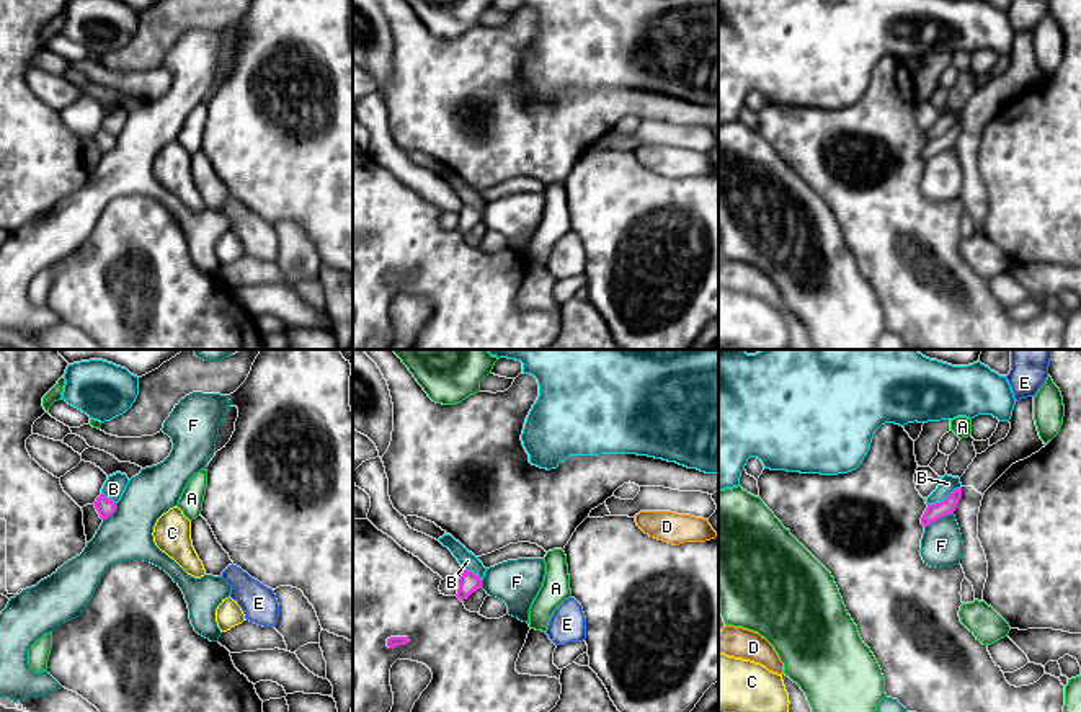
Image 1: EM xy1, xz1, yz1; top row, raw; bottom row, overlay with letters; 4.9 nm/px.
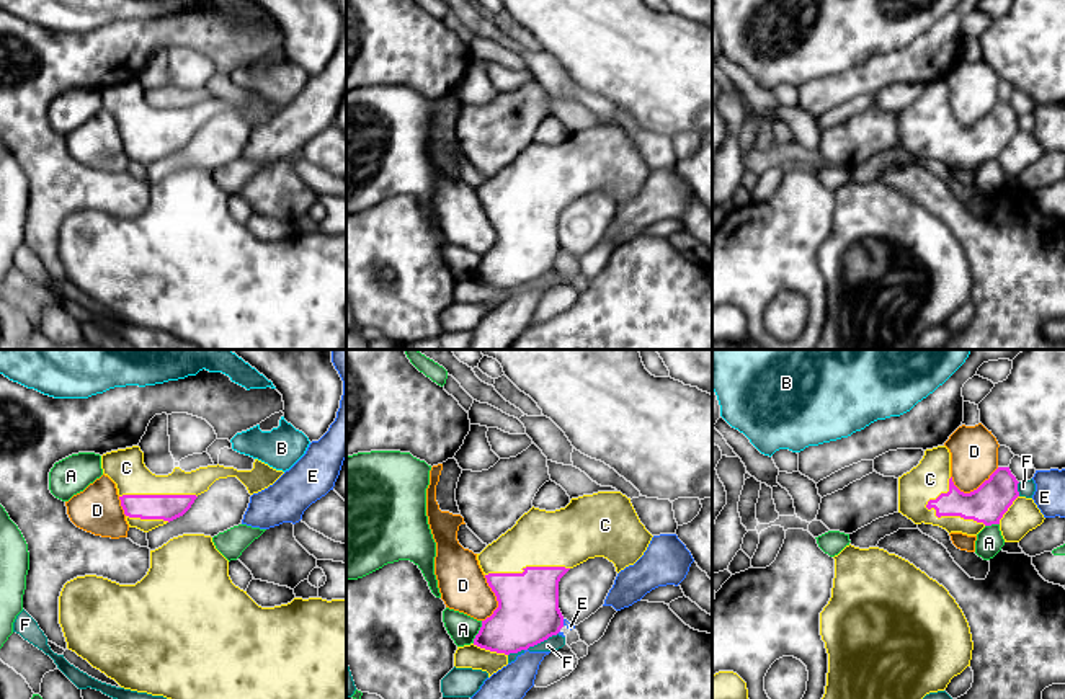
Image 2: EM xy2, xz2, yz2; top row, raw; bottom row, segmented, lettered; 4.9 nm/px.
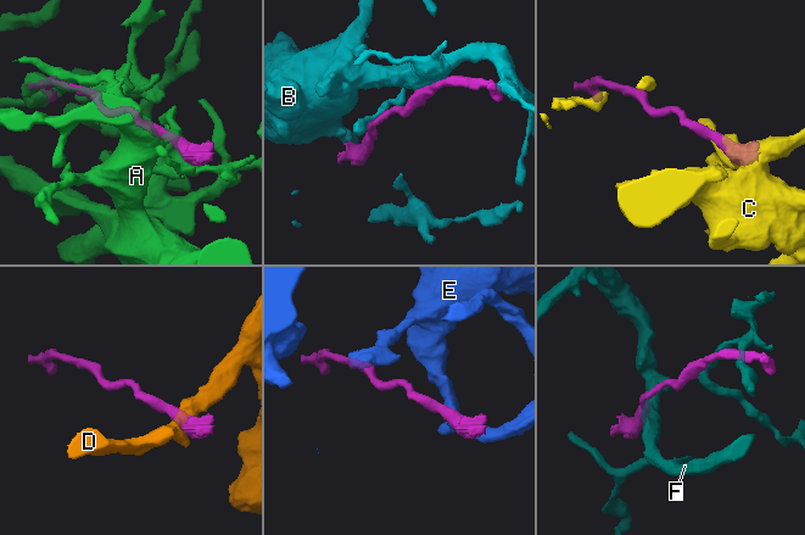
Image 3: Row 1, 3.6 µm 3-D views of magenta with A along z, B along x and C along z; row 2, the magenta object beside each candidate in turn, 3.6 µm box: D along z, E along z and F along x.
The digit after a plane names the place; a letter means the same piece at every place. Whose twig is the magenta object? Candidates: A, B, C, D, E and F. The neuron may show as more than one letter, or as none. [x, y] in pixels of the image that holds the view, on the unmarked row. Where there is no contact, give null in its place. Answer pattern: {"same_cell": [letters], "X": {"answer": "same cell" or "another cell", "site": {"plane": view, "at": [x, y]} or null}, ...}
{"same_cell": ["C"], "A": {"answer": "another cell", "site": {"plane": "xz2", "at": [479, 267]}}, "B": {"answer": "another cell", "site": {"plane": "yz1", "at": [946, 133]}}, "C": {"answer": "same cell", "site": {"plane": "yz2", "at": [954, 149]}}, "D": {"answer": "another cell", "site": {"plane": "yz2", "at": [974, 124]}}, "E": {"answer": "another cell", "site": {"plane": "xz2", "at": [562, 257]}}, "F": {"answer": "another cell", "site": {"plane": "xz2", "at": [541, 275]}}}

